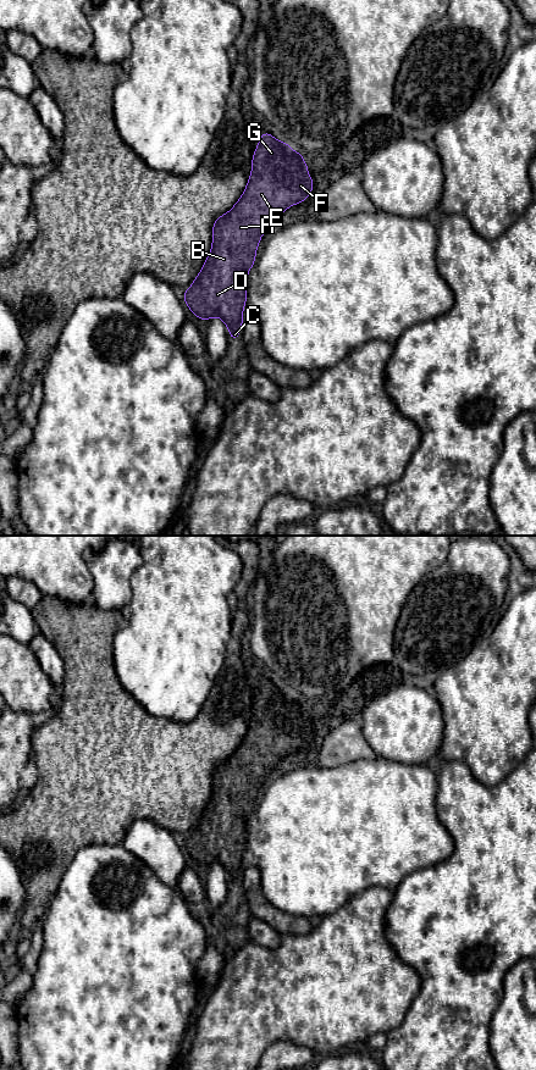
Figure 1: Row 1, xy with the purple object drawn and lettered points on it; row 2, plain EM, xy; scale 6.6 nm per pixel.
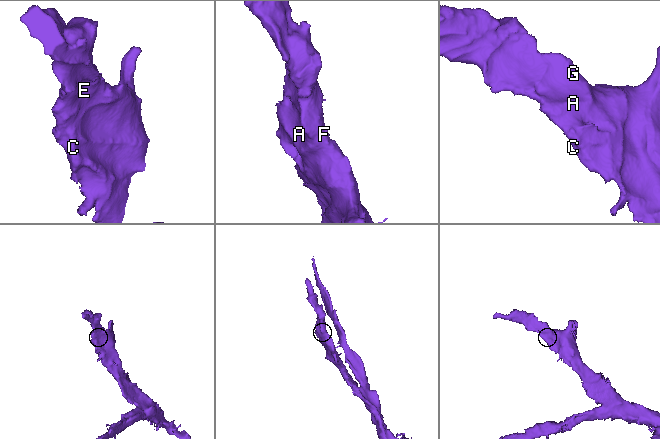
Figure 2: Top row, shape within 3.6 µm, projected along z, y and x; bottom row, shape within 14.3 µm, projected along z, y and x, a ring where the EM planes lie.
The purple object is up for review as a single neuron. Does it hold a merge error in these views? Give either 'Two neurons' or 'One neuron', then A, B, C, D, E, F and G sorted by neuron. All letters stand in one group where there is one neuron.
One neuron. Groups: A B C D E F G

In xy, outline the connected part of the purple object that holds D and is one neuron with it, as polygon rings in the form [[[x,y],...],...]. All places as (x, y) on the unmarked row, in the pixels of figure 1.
[[[263,678],[252,705],[252,720],[241,745],[212,771],[212,792],[208,805],[190,835],[183,837],[183,848],[190,859],[206,870],[210,864],[220,864],[227,872],[231,887],[239,886],[243,855],[247,849],[247,825],[256,804],[259,788],[282,759],[306,747],[314,734],[314,726],[305,719],[309,711],[302,706],[302,699],[294,699],[288,689],[275,686]]]

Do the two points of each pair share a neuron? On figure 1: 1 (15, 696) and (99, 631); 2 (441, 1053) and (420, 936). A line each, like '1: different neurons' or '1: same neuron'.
1: different neurons
2: same neuron

